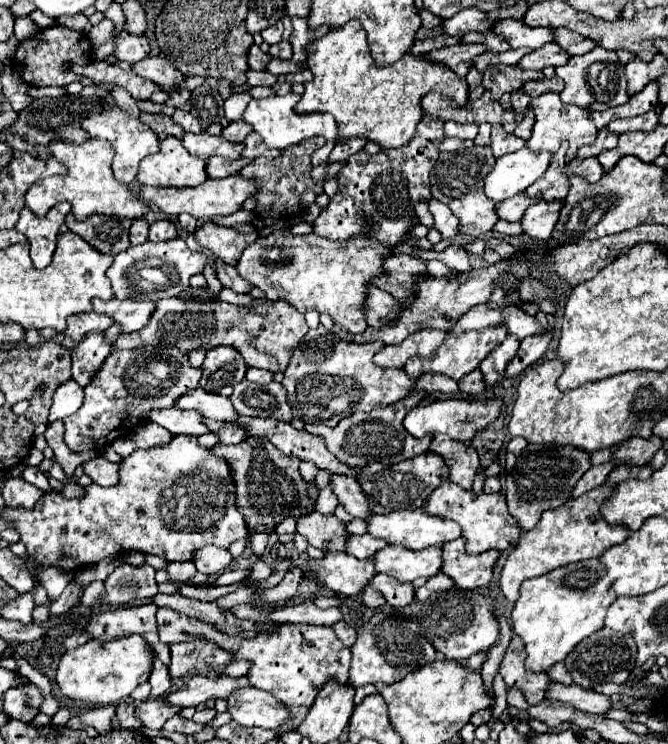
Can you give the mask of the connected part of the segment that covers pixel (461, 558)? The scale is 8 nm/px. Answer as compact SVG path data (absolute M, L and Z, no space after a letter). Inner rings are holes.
M459 537L443 545L443 573L449 575L461 589L487 587L493 579L493 567L499 559L499 551L485 551L481 555L469 555L465 551L465 539Z

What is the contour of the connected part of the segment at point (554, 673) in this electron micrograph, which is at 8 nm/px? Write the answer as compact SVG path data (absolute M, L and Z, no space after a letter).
M559 662L555 665L556 666L553 666L551 669L547 671L551 680L564 685L571 685L571 683L573 683L573 680L571 675L569 675L569 671L567 671L567 668L563 666L565 664L563 662Z

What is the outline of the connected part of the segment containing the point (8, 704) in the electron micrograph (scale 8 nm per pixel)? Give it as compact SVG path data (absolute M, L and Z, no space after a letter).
M29 683L29 685L21 685L21 687L13 687L5 693L5 707L3 711L17 721L23 723L31 723L33 717L39 713L39 705L43 703L43 695L41 691Z

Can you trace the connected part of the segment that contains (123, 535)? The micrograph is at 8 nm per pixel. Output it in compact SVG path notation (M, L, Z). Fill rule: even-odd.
M175 435L169 445L157 449L137 449L121 461L121 481L113 487L89 485L83 499L65 499L59 493L45 493L33 509L3 509L1 517L21 533L21 541L27 547L27 565L33 569L39 585L39 569L31 563L37 559L43 565L53 565L63 571L75 571L91 563L99 563L105 557L115 557L127 551L151 553L165 561L191 561L193 553L205 545L217 545L229 549L237 539L249 535L245 517L235 507L235 481L231 477L231 465L215 457L209 449L197 443L193 435Z

